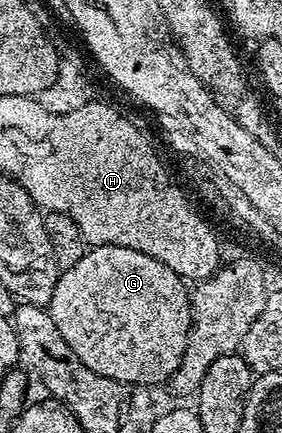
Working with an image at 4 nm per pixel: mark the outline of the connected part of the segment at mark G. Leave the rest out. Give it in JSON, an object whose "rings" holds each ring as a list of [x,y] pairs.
{"rings":[[[99,244],[86,250],[75,266],[58,275],[47,310],[79,362],[95,370],[95,374],[120,384],[161,386],[172,381],[187,348],[193,319],[189,309],[191,292],[185,287],[183,277],[175,274],[171,266],[159,262],[159,258],[123,246]]]}

